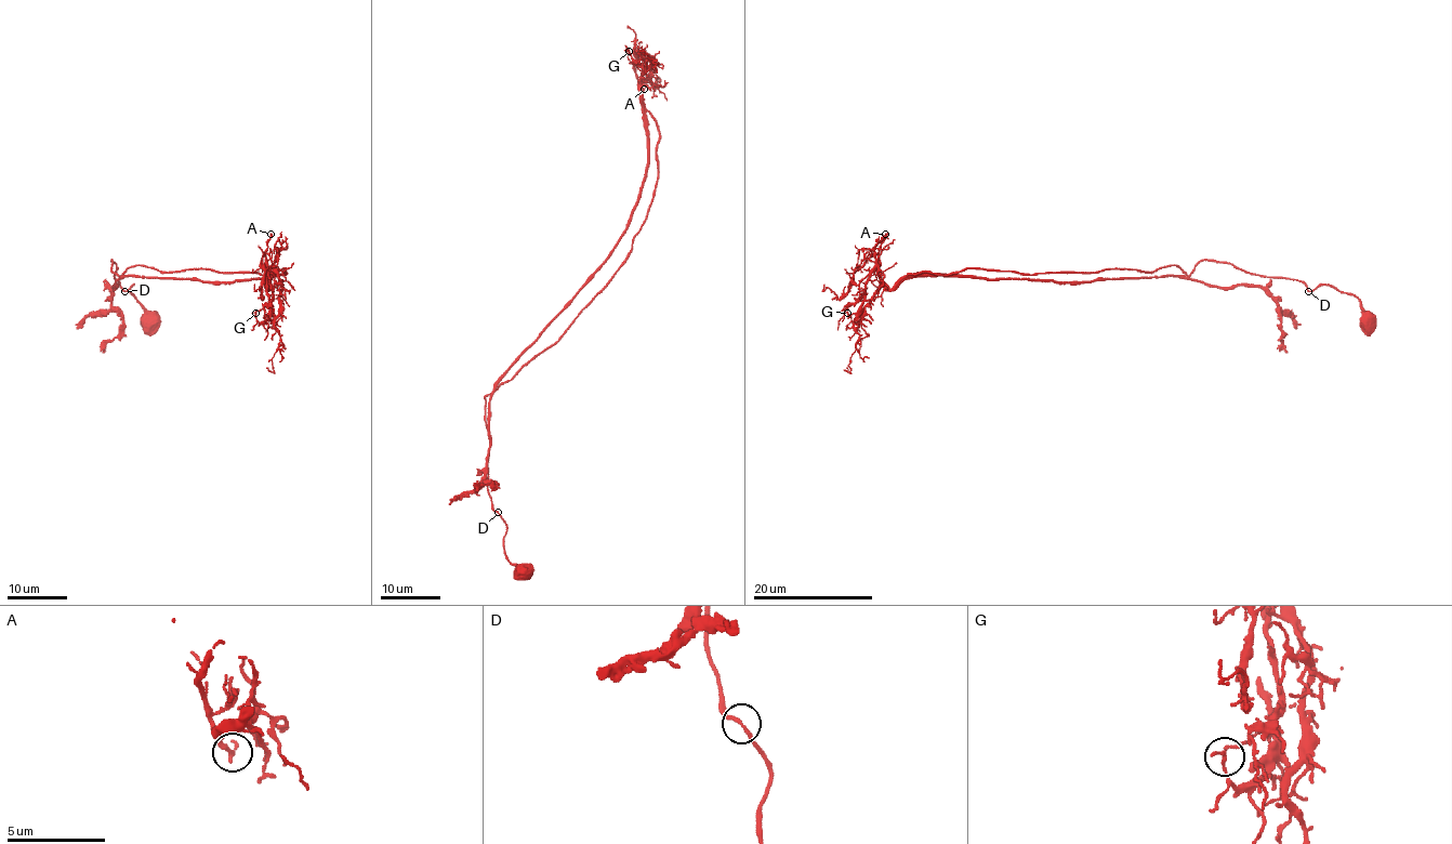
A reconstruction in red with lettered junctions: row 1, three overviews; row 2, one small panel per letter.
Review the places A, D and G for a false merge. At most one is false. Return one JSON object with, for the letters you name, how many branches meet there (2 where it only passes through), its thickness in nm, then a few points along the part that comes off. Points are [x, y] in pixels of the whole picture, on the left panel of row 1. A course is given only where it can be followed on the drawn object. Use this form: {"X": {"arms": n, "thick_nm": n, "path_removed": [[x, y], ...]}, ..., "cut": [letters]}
{"cut": []}

